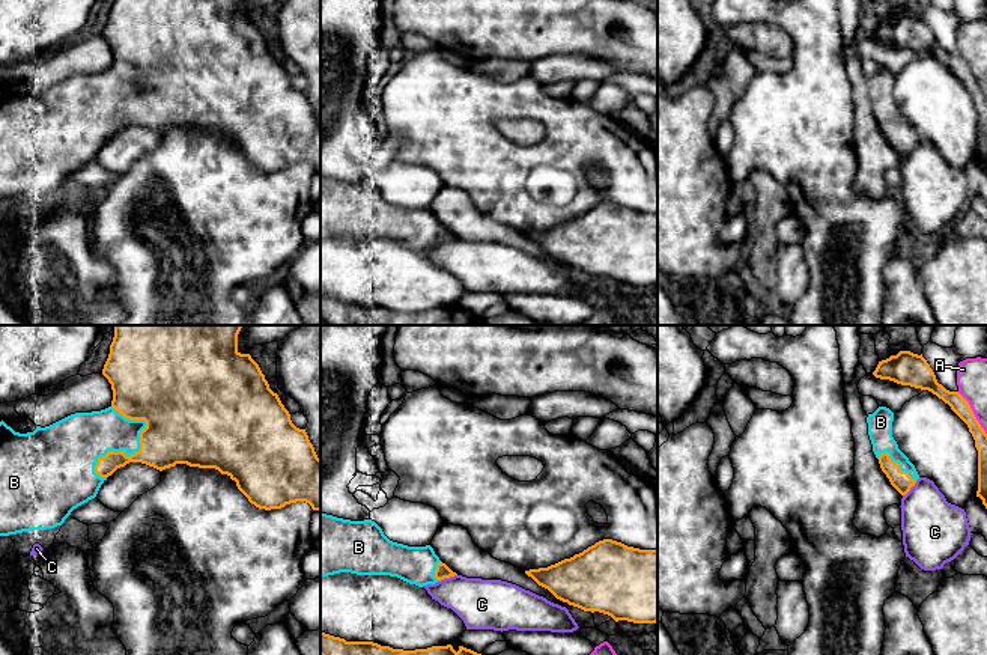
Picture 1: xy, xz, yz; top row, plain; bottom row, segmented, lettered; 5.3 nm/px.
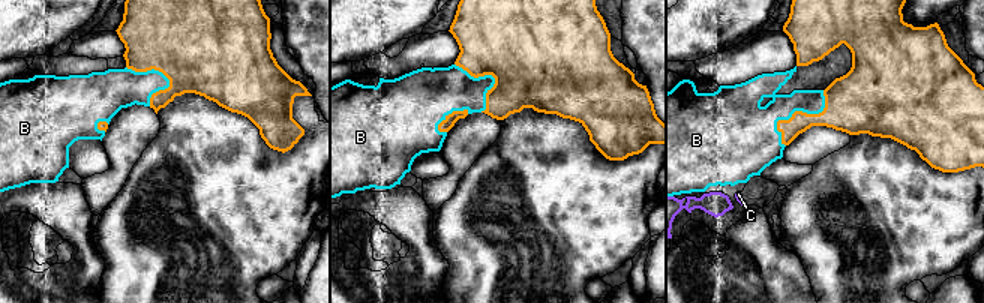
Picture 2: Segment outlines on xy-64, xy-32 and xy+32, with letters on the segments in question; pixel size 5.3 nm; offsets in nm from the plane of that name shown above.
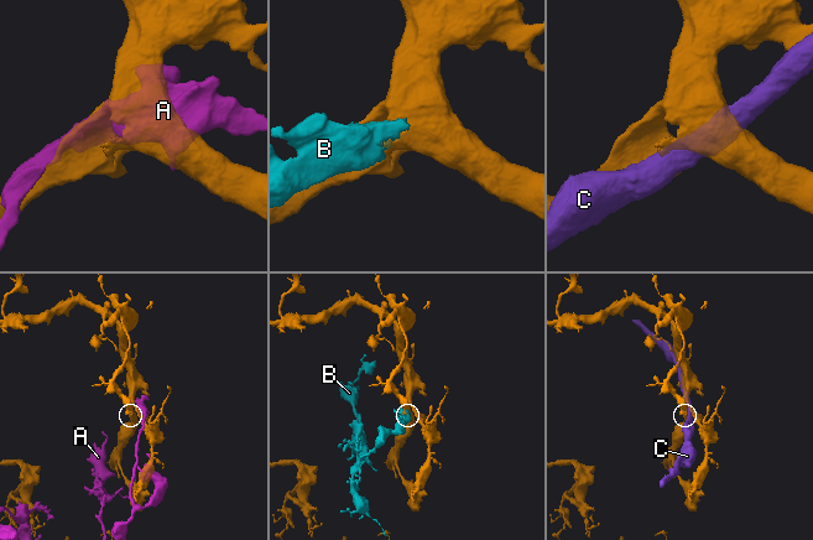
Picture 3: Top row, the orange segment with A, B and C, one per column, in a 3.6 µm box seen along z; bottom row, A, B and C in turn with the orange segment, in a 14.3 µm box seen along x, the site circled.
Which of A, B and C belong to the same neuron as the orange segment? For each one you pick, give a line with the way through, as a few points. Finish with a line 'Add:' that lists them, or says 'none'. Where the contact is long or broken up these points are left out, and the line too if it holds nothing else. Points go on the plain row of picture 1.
Add: B

